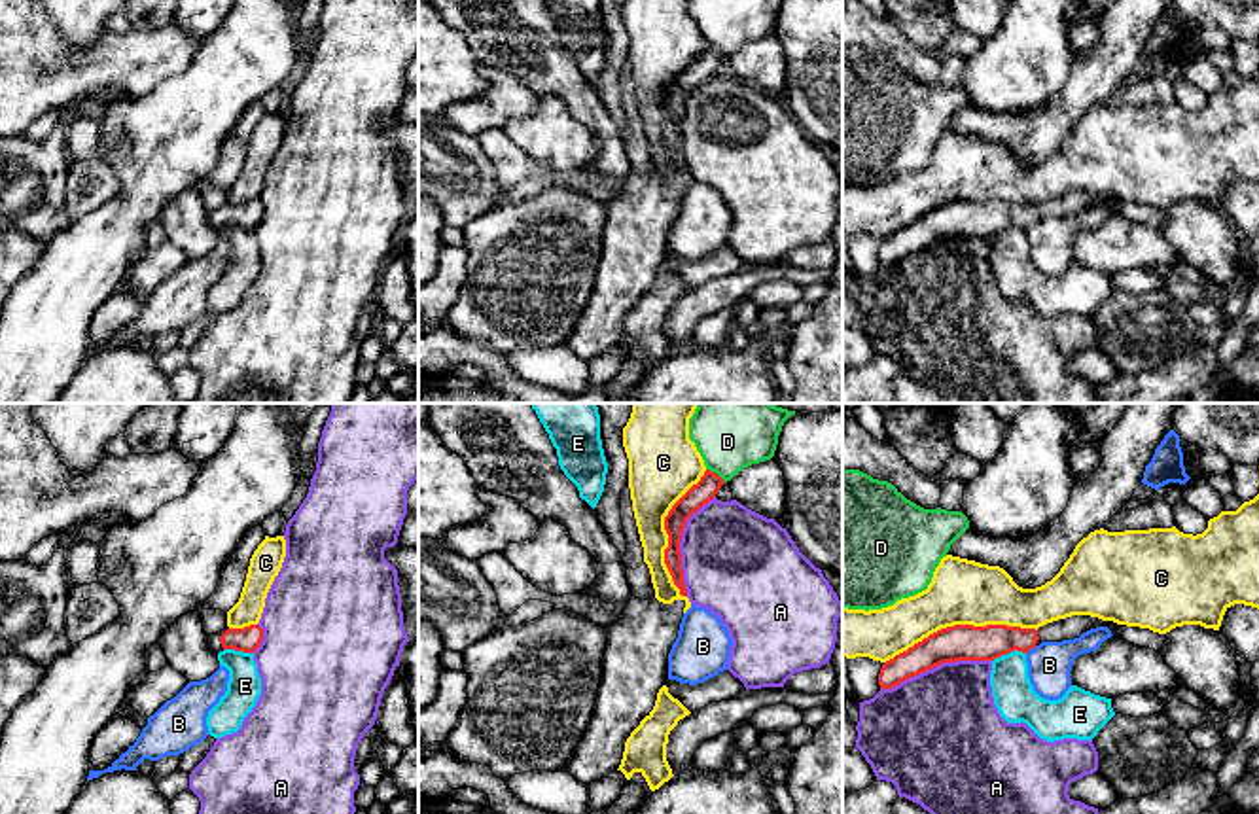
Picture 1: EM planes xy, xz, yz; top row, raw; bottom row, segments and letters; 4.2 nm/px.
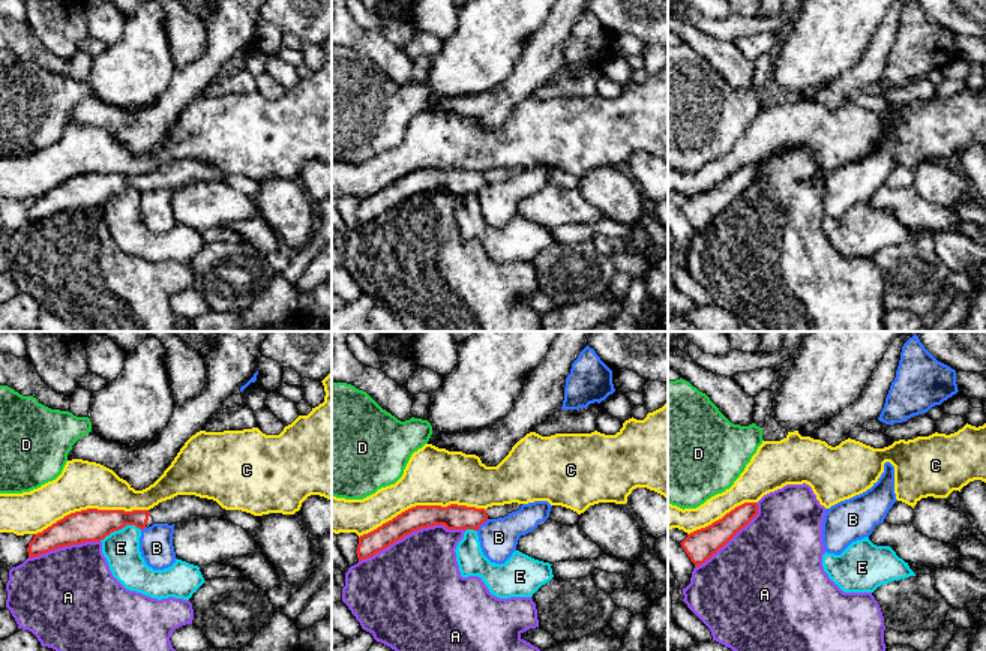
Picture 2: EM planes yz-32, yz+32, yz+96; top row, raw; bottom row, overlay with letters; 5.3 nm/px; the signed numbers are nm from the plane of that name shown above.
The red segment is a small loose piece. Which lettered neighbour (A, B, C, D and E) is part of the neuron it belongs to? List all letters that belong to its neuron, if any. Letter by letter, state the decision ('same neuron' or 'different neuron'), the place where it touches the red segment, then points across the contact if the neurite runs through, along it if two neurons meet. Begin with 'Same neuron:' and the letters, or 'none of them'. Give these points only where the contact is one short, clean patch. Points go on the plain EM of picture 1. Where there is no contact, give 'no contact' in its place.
Same neuron: none of them
A: different neuron; meets red in yz at (936, 241)
B: different neuron; meets red in yz at (1030, 224); border along yz (1036, 222), (1027, 230)
C: different neuron; meets red in yz at (960, 201)
D: different neuron; meets red in xz at (716, 50)
E: different neuron; meets red in yz at (1008, 228)

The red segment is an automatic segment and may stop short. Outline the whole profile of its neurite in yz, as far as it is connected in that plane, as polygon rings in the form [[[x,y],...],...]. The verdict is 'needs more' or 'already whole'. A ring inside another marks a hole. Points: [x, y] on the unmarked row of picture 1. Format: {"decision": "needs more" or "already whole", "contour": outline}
{"decision": "needs more", "contour": [[[1072,191],[1036,204],[1007,201],[954,201],[941,204],[907,227],[886,237],[878,250],[880,265],[892,265],[901,257],[931,246],[943,239],[994,237],[1011,227],[1028,229],[1041,218],[1062,218],[1079,214],[1083,208],[1108,203],[1115,212],[1119,203],[1091,191]]]}

